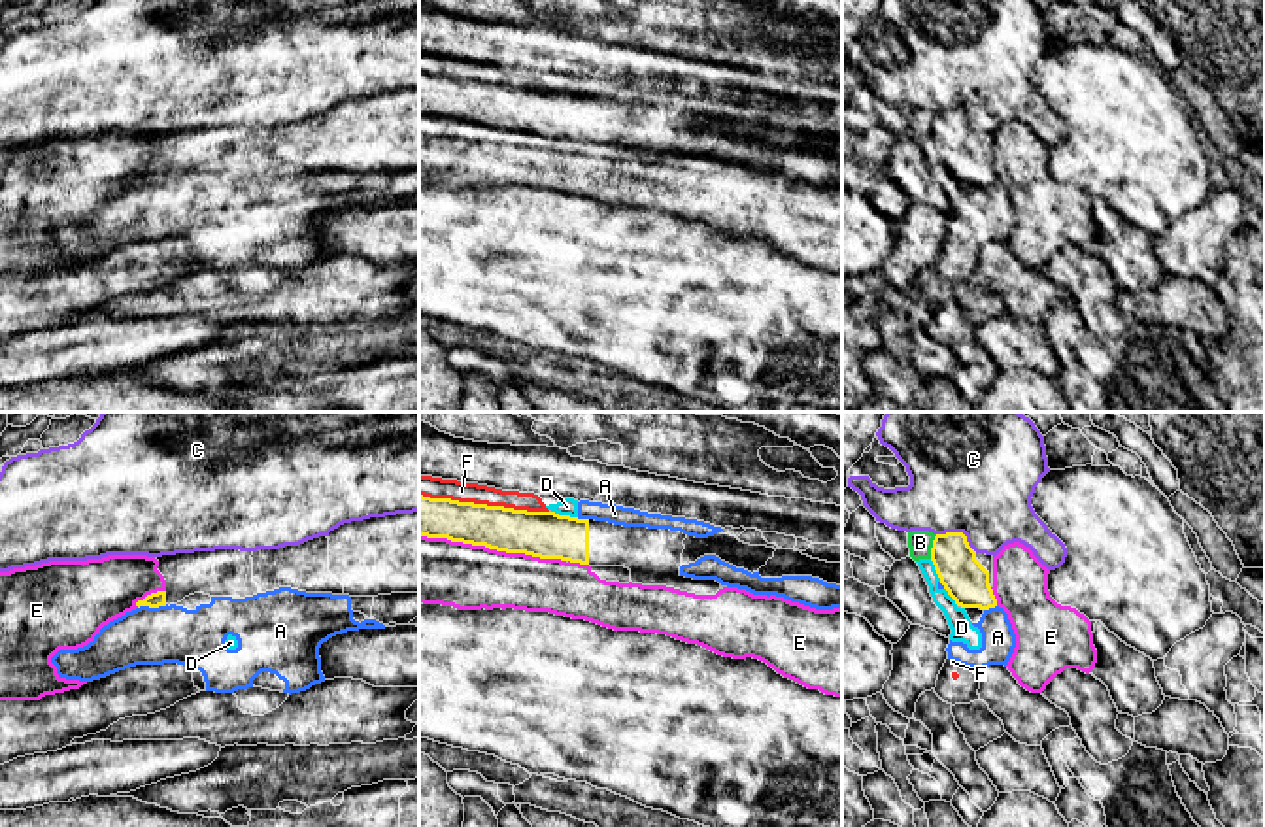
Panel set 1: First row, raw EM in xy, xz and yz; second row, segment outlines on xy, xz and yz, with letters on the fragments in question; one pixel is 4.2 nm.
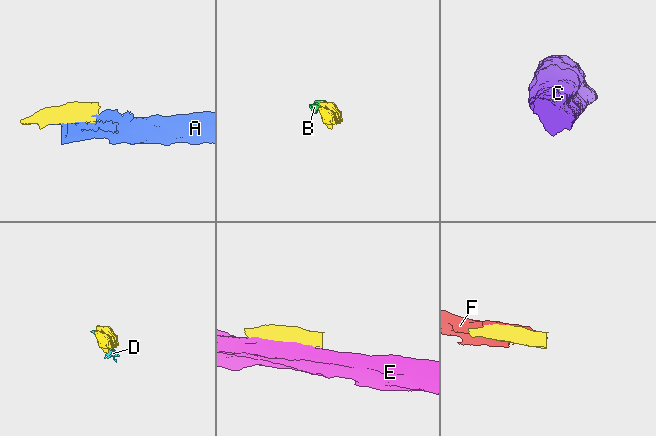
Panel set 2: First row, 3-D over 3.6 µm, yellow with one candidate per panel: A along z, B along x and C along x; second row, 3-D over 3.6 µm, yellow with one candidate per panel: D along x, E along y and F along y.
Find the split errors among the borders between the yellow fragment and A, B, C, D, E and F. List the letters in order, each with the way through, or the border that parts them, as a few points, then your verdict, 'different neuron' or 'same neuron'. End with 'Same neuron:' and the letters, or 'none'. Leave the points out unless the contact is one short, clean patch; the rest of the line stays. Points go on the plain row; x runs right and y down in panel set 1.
A: different neuron
B: different neuron
C: different neuron
D: along xz (552, 87), (576, 95) | different neuron
E: different neuron
F: different neuron
Same neuron: none

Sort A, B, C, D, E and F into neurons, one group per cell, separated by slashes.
A D F / B / C / E

